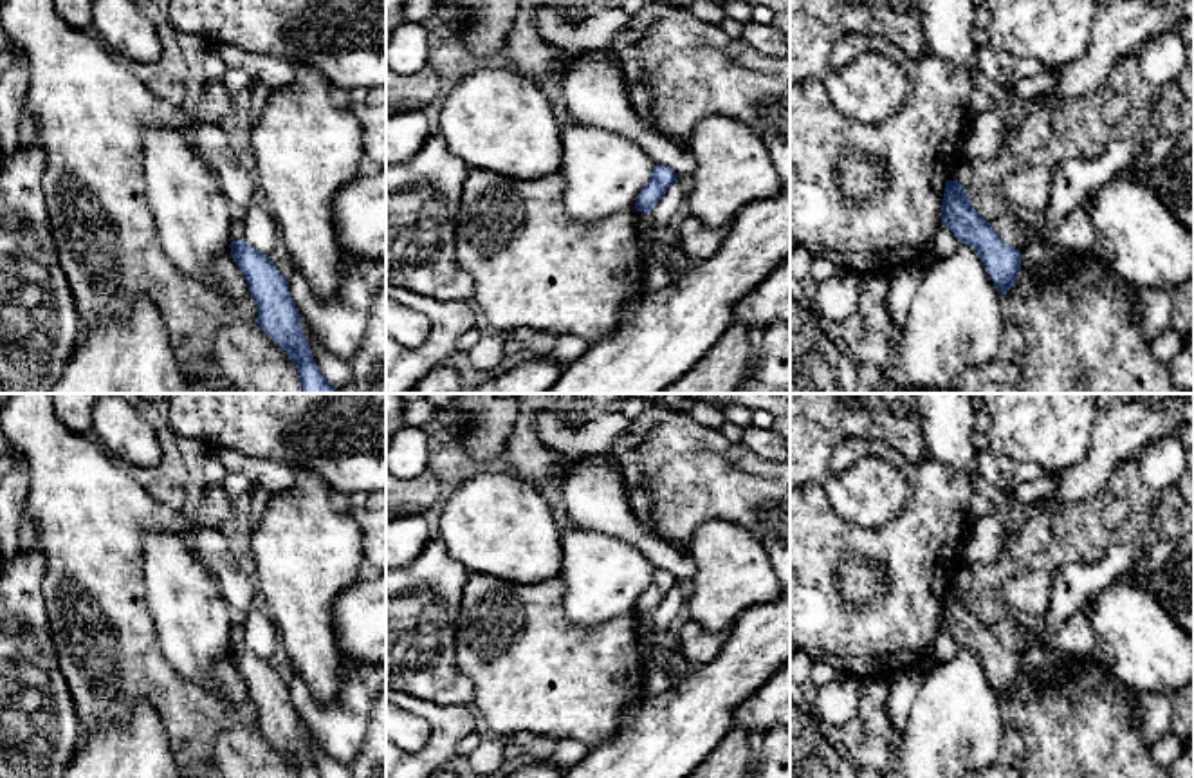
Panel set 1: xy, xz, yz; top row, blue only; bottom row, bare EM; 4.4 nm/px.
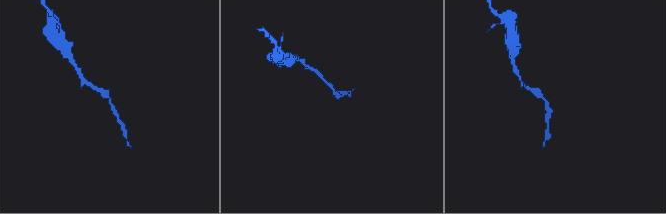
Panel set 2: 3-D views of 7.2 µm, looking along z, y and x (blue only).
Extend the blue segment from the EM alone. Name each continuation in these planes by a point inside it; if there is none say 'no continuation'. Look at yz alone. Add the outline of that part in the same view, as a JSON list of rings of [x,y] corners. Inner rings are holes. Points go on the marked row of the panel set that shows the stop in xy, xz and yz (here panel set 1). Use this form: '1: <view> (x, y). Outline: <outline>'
no continuation

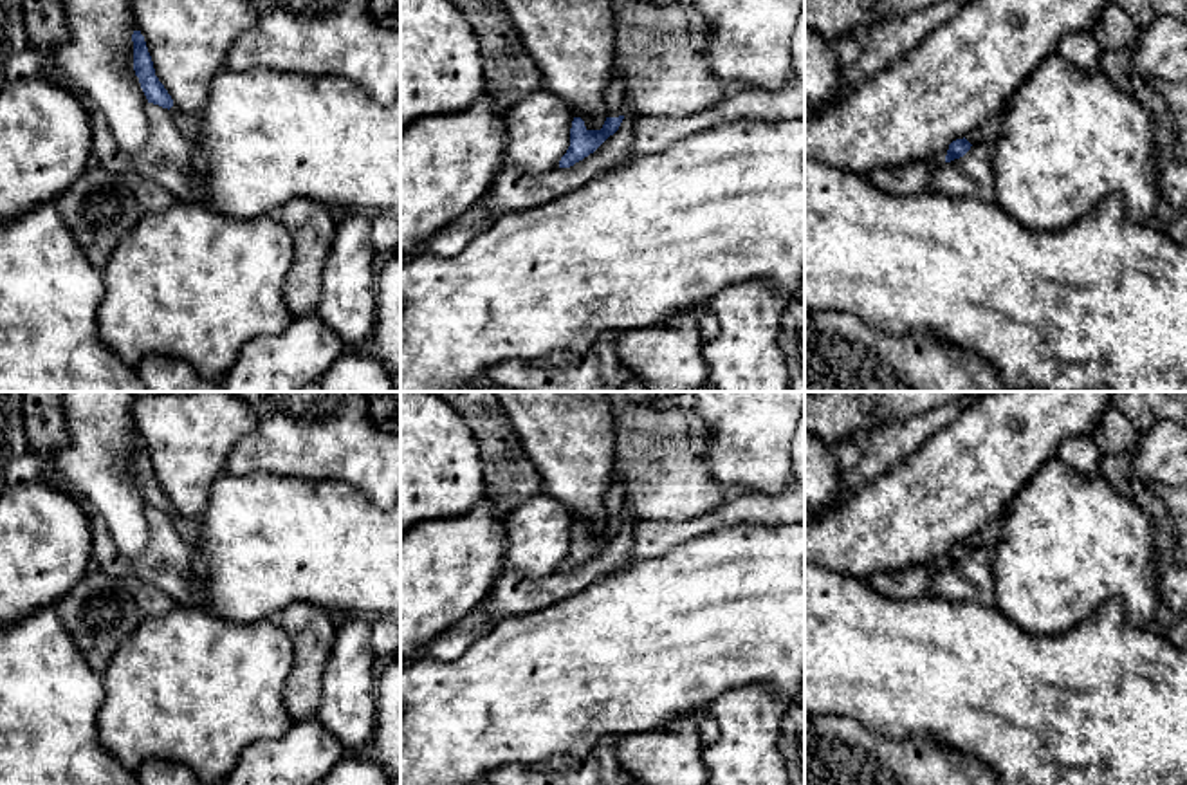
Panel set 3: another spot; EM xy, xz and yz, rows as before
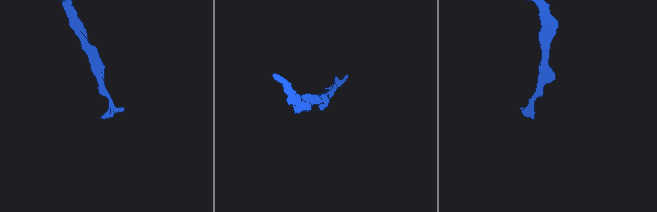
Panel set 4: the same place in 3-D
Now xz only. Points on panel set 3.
1: xz (614, 96). Outline: [[[617,74],[613,83],[604,90],[606,117],[624,115],[624,79]]]

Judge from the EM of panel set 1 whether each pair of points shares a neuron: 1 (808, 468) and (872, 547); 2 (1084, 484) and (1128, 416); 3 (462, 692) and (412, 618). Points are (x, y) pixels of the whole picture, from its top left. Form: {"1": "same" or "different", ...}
{"1": "different", "2": "same", "3": "same"}

